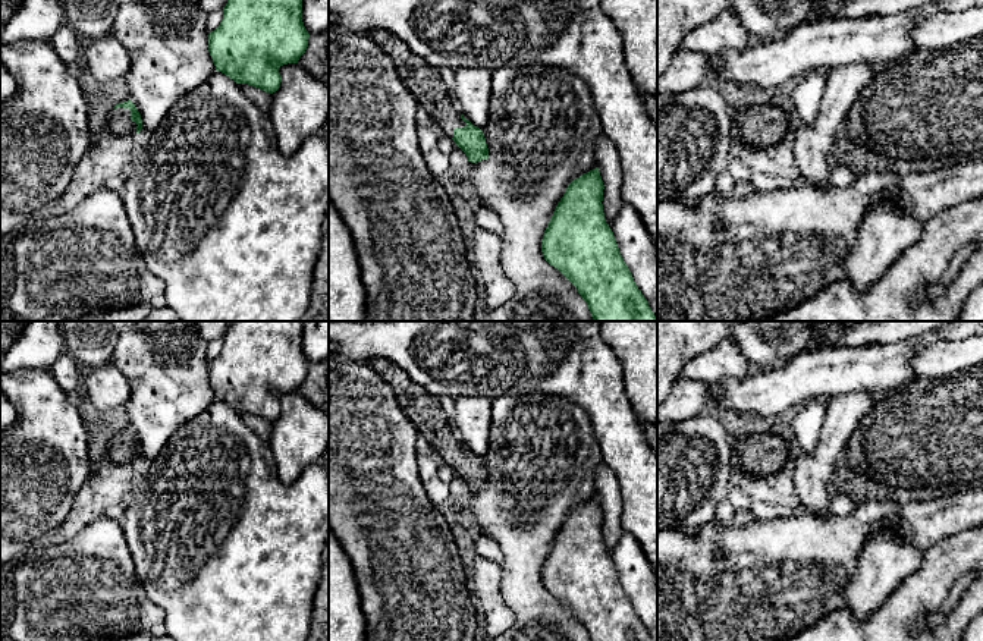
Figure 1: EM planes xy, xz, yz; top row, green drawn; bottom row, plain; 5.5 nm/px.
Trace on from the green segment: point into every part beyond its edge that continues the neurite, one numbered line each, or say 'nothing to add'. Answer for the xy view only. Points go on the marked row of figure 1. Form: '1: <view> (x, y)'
1: xy (118, 122)

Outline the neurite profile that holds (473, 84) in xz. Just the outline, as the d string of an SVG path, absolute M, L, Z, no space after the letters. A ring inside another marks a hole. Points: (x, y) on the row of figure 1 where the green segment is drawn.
M481 66L456 69L455 91L464 117L483 131L489 123L492 70Z

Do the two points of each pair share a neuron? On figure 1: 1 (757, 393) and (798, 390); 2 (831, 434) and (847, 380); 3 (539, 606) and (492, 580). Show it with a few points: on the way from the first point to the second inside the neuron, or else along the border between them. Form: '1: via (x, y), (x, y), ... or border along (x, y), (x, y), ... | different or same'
1: via (768, 392), (788, 390) | same
2: border along (873, 392), (853, 390), (835, 393), (828, 399) | different
3: border along (499, 563), (502, 569), (502, 597), (514, 618) | different

